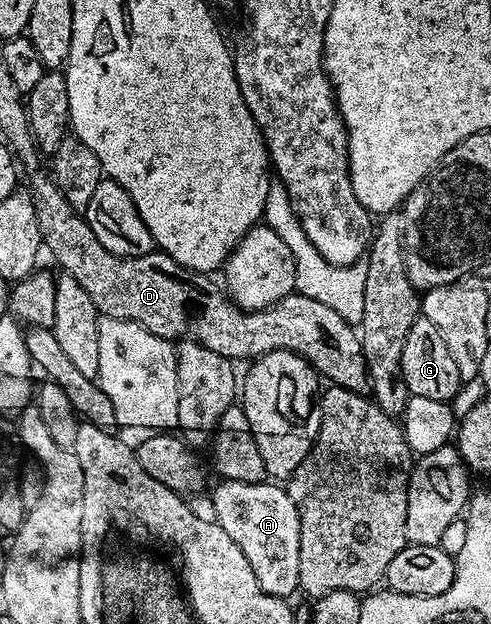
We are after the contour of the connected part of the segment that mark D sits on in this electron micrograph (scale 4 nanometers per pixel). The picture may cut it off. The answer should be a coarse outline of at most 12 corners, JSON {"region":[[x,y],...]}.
{"region":[[47,171],[28,193],[45,253],[101,317],[231,360],[299,353],[367,393],[359,331],[291,292],[241,310],[155,252],[96,240]]}

